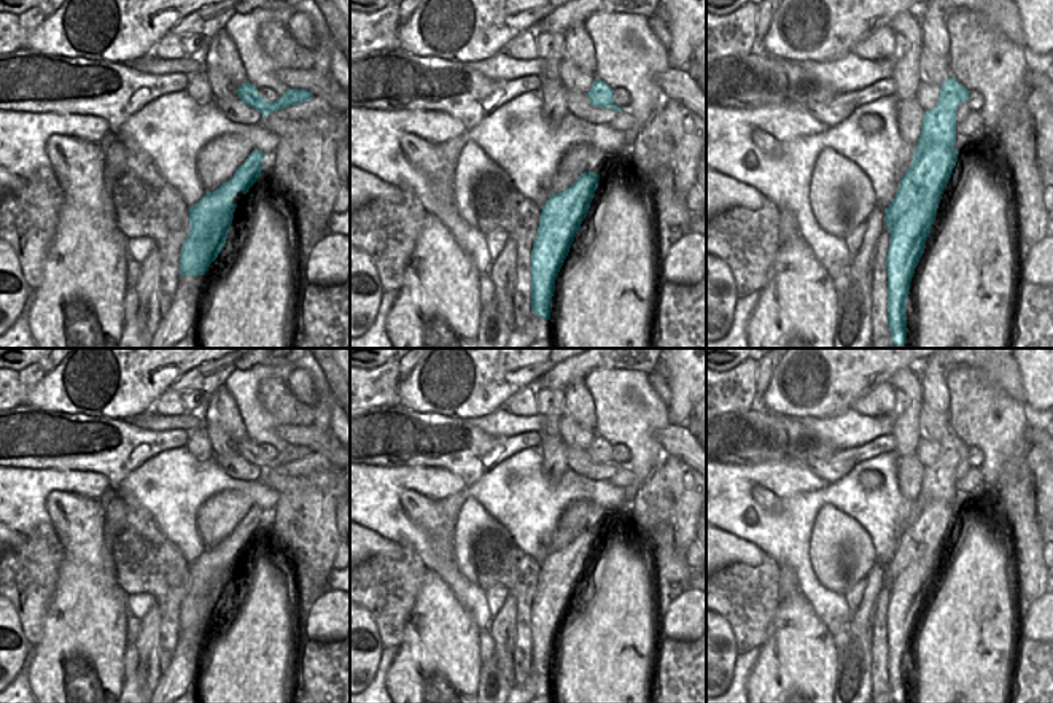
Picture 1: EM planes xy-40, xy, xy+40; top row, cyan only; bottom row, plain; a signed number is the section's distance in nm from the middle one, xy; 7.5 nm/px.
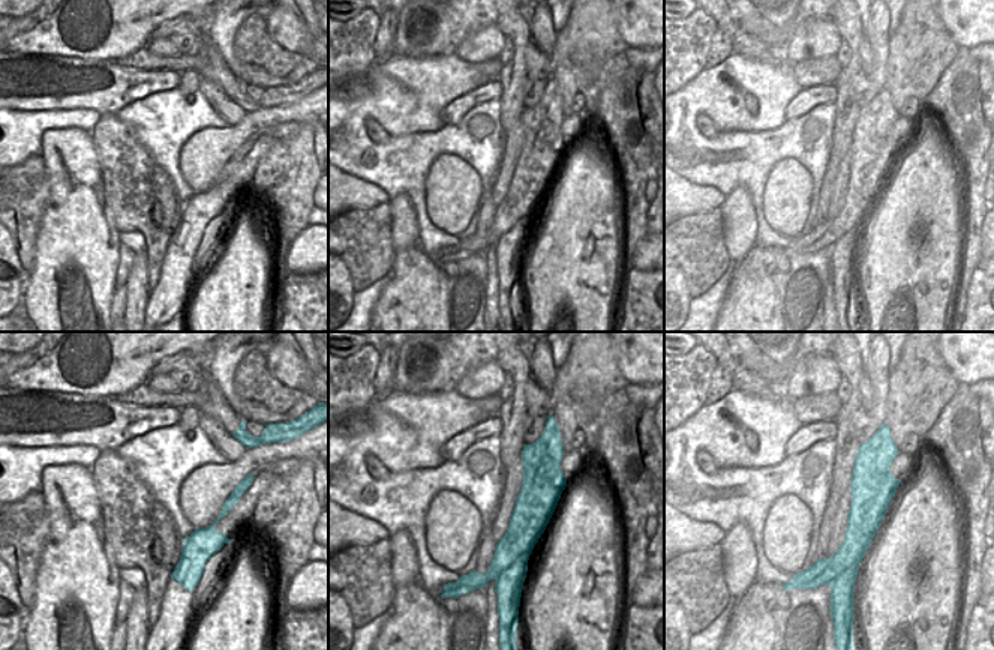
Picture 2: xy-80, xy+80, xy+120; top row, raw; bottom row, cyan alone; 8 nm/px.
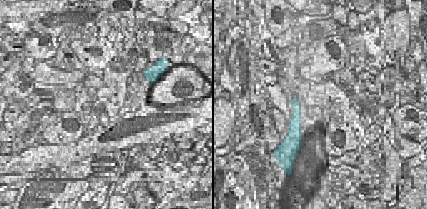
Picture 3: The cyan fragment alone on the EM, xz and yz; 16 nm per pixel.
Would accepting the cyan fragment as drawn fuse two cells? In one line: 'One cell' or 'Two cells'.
Two cells

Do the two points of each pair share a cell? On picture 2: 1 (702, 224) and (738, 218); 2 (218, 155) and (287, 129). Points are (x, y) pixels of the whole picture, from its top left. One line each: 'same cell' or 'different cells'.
1: different cells
2: different cells

